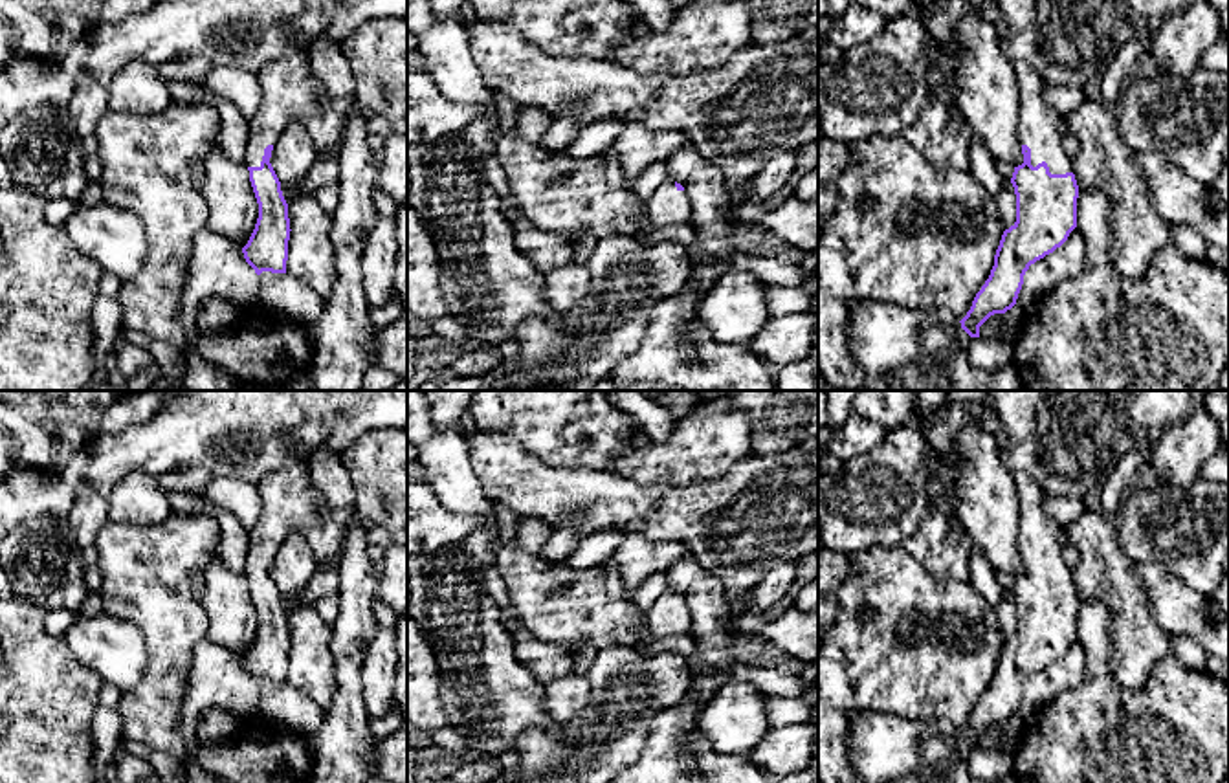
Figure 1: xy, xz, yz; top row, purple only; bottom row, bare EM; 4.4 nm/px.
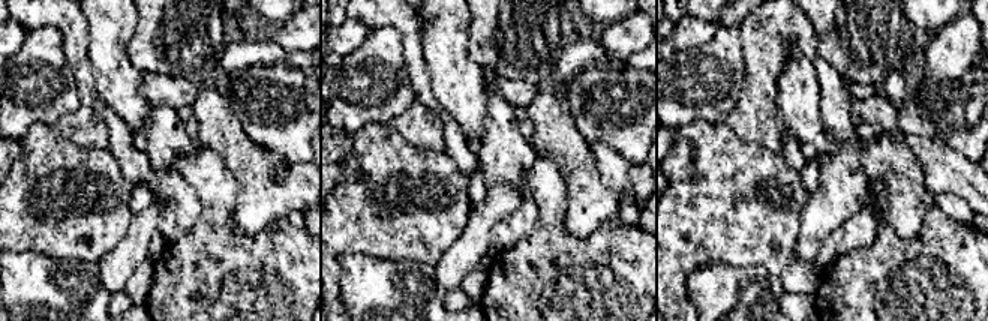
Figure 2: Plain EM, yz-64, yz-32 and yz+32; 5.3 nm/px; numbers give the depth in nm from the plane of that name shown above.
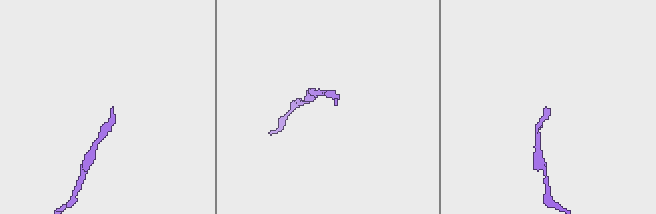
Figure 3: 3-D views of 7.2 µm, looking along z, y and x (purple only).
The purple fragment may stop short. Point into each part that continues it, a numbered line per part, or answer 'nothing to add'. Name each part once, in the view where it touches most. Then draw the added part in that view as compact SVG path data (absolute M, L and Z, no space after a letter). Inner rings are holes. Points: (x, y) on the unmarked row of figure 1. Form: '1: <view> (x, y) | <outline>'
1: yz (1037, 536) | M1011 471L1020 504L1018 548L1031 559L1031 576L1046 572L1051 585L1073 583L1073 570L1057 543L1058 524L1044 512L1044 491L1025 473Z

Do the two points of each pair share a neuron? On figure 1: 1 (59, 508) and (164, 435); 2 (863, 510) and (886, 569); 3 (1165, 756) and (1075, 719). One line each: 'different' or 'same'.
1: same
2: different
3: same

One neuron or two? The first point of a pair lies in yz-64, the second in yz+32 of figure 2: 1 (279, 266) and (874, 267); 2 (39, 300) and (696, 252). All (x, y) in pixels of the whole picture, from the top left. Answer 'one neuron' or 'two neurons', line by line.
1: one neuron
2: two neurons

